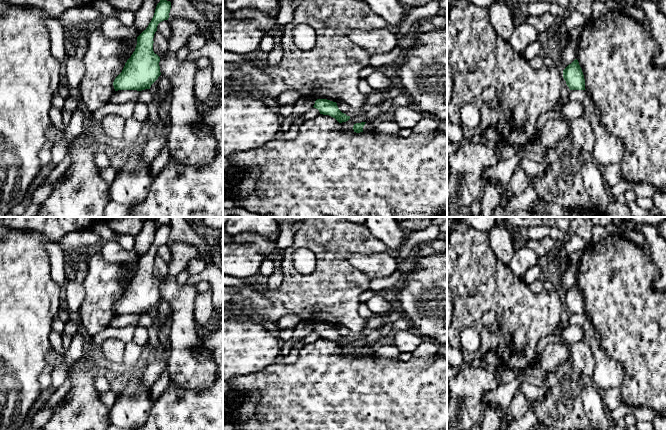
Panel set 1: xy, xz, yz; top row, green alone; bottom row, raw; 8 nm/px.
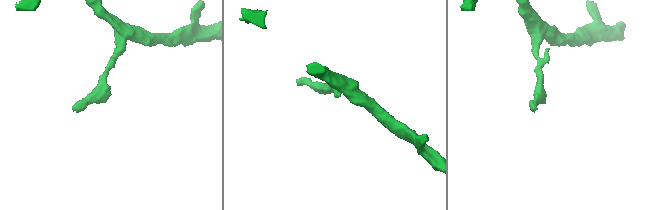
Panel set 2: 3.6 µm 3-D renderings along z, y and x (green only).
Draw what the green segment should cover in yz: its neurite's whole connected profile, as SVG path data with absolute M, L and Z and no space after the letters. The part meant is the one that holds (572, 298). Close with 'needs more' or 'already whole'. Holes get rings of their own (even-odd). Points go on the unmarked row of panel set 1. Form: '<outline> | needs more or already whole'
M577 283L563 294L563 302L570 314L586 314L584 299Z | already whole

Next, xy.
M160 224L157 228L148 251L137 261L135 275L113 306L115 315L150 313L151 309L161 299L160 281L153 275L153 262L158 248L170 241L170 233L170 225Z | already whole

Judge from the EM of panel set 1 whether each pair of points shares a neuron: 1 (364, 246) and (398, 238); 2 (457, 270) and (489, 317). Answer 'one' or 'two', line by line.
1: two
2: two

